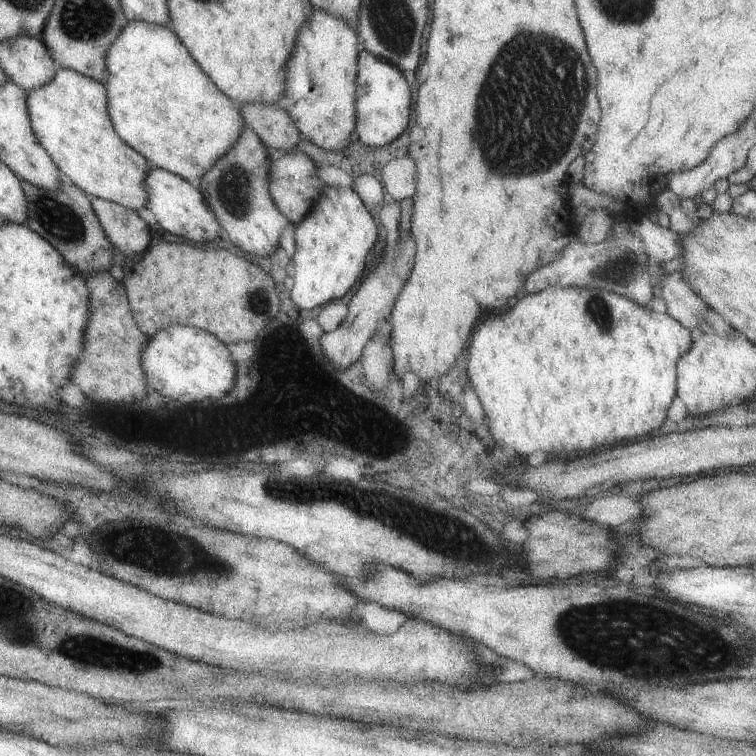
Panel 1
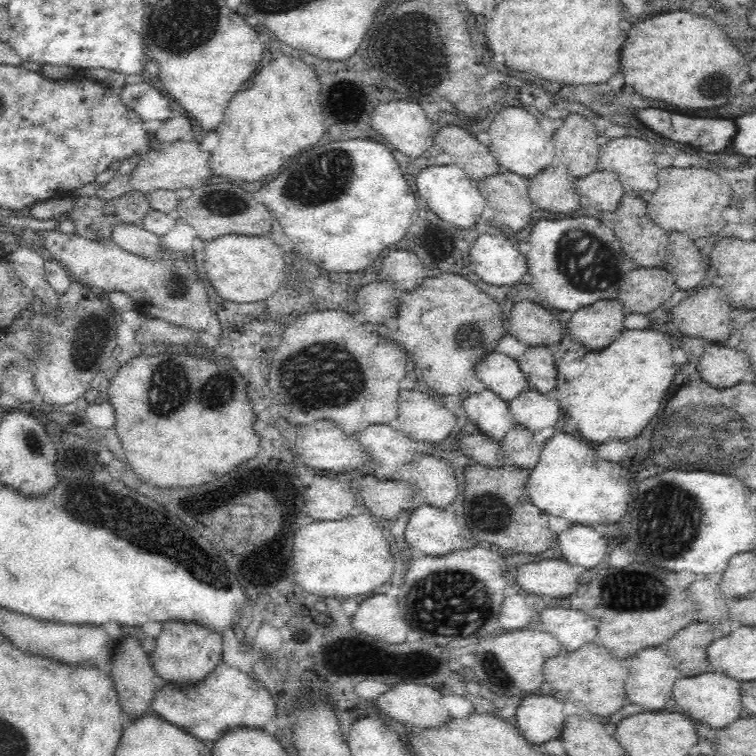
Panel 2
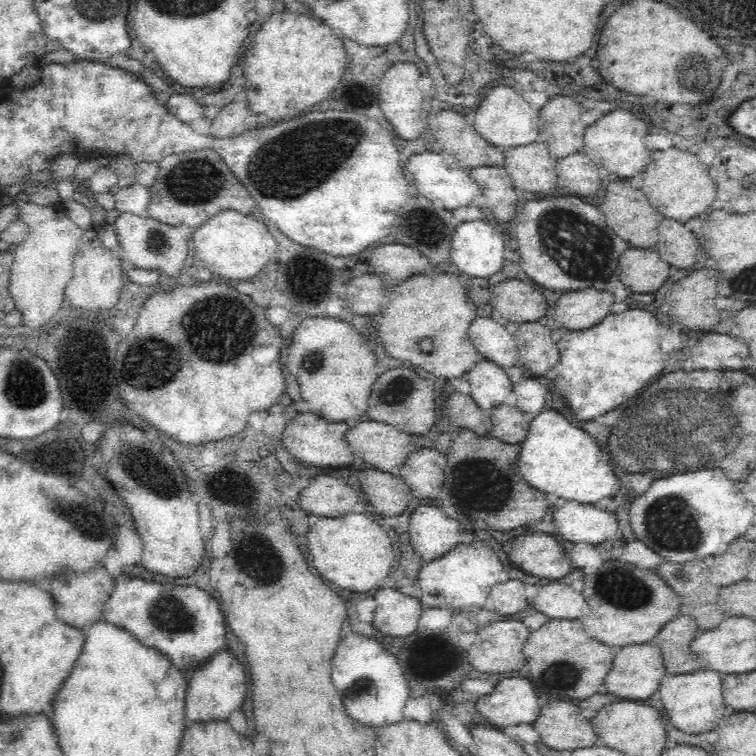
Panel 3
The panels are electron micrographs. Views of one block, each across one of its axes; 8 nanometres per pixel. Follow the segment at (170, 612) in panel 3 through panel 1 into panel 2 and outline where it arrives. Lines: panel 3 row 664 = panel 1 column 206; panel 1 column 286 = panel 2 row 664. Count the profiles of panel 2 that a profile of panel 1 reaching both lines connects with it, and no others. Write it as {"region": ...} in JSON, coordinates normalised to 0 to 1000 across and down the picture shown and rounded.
{"region":[[[296,876],[283,884],[275,897],[254,907],[220,902],[220,906],[204,918],[198,940],[274,984],[282,984],[296,968],[304,968],[317,960],[349,966],[354,952],[365,947],[361,923],[349,903],[344,899],[333,902],[325,890]]]}

